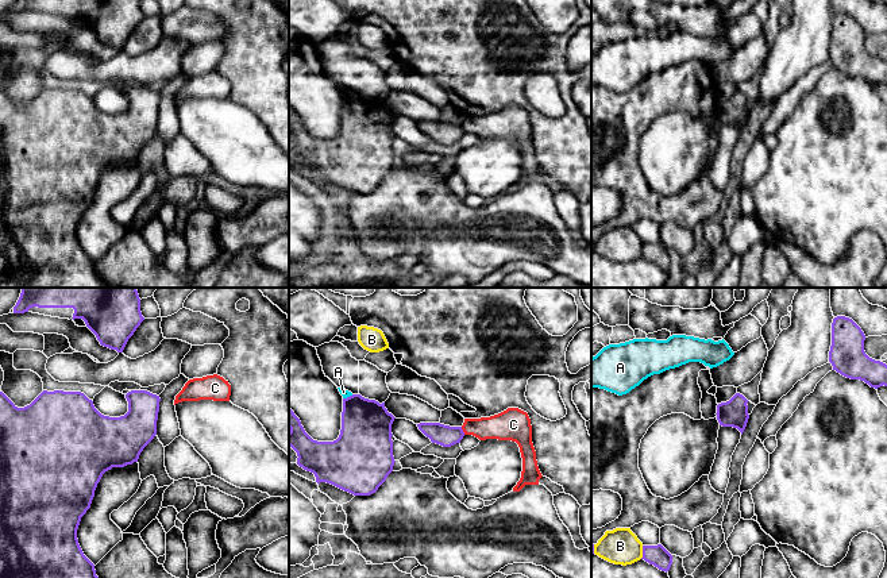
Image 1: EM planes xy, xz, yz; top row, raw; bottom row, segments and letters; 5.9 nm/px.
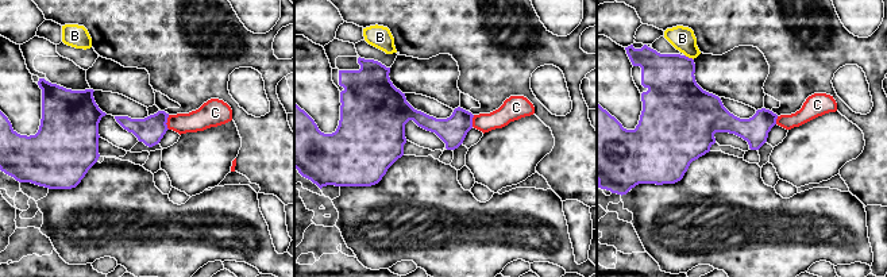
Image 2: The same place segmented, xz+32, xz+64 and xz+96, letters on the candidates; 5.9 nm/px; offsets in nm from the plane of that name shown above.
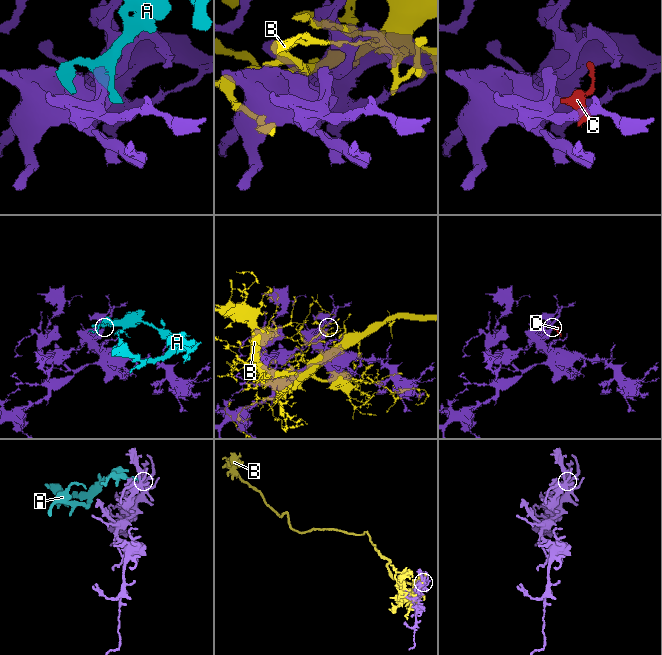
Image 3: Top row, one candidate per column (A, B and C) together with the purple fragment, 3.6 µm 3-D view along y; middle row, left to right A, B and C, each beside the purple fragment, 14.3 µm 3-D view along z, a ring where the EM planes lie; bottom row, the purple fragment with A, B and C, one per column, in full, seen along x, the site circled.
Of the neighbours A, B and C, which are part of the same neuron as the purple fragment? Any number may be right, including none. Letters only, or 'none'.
none

